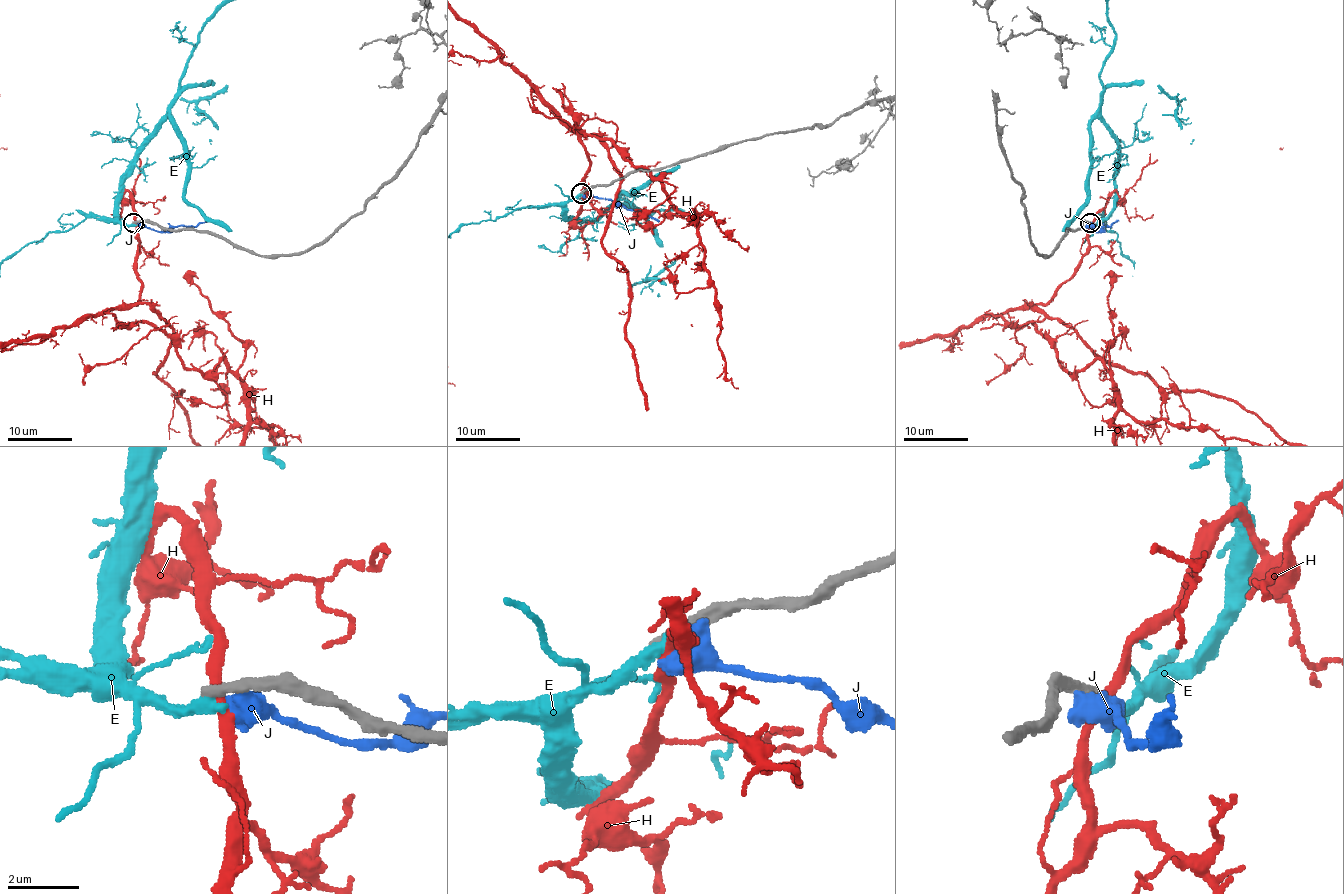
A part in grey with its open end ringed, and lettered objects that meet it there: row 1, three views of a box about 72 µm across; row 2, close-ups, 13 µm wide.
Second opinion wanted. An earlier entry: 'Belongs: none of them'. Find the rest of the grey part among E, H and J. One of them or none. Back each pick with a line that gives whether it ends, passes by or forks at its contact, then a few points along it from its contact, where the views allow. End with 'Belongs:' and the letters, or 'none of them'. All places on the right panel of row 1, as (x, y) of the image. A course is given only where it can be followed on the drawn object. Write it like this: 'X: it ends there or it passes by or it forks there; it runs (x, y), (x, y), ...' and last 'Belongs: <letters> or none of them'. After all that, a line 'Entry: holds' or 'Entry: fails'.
Belongs: none of them
Entry: holds

